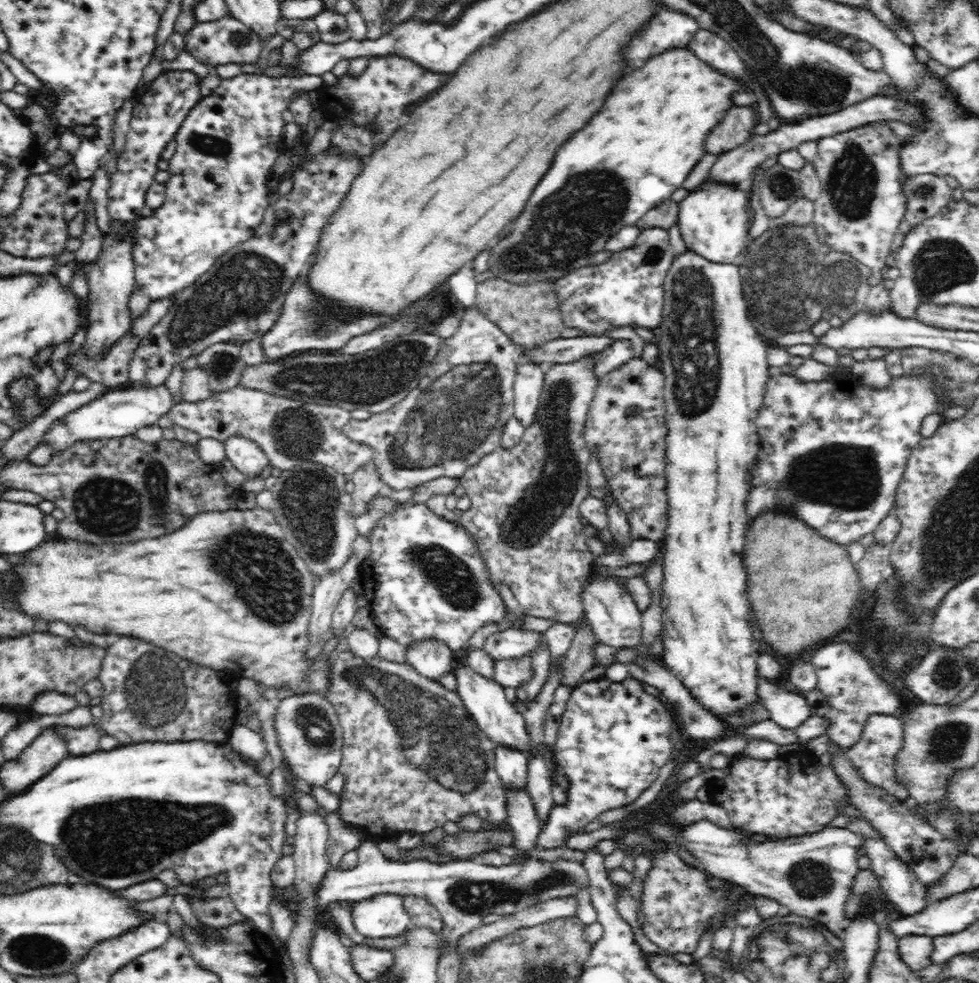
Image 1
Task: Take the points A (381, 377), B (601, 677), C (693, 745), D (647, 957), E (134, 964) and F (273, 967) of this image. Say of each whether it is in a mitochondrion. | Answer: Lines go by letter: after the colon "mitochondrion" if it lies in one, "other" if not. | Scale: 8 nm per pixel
A: mitochondrion
B: other
C: other
D: other
E: other
F: other

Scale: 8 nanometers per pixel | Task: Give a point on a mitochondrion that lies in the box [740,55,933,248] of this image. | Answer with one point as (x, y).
(853, 181)

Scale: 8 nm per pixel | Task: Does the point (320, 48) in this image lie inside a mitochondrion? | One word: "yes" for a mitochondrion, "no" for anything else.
no

